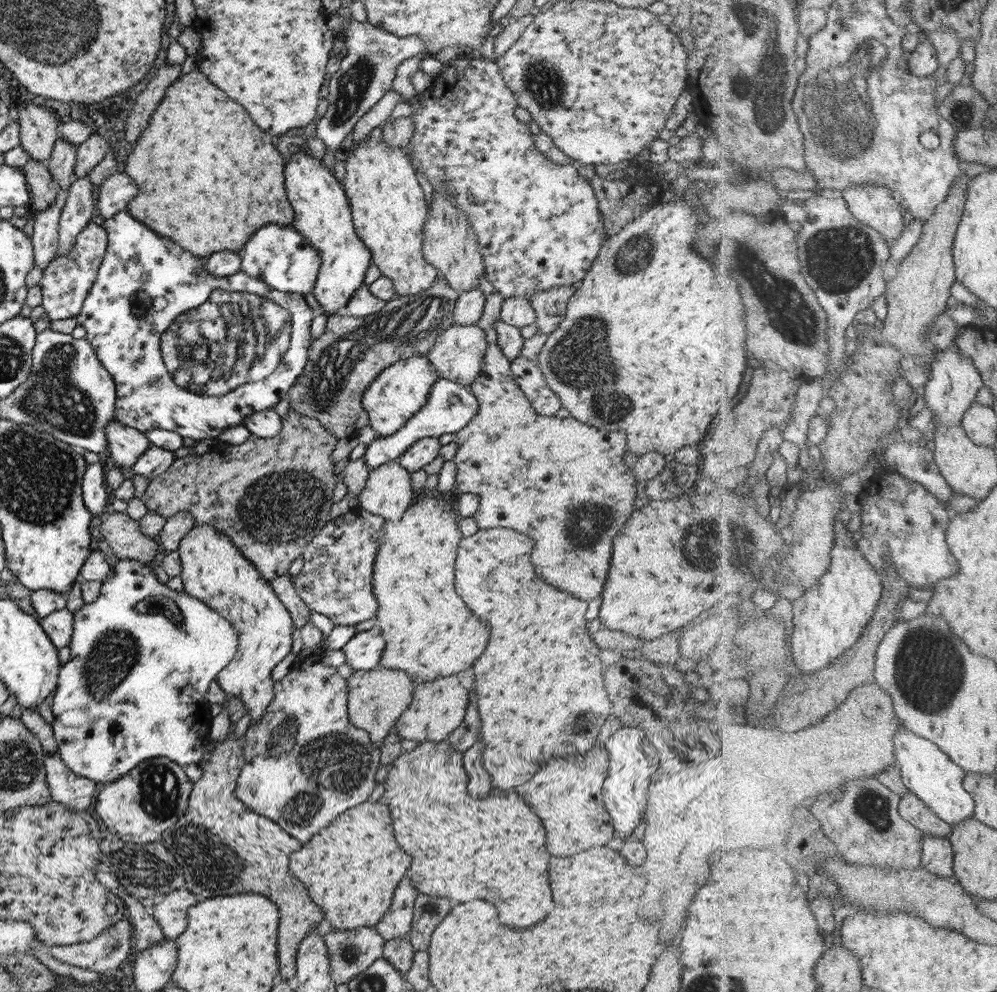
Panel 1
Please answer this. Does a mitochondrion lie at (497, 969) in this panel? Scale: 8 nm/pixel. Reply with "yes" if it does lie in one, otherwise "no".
no

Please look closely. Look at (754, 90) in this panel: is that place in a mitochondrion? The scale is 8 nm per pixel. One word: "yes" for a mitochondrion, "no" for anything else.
yes

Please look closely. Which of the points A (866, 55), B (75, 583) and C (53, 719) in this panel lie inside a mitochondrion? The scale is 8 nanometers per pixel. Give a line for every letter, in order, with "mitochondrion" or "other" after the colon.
A: mitochondrion
B: other
C: other

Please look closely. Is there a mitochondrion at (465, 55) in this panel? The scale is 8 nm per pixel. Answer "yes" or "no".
no

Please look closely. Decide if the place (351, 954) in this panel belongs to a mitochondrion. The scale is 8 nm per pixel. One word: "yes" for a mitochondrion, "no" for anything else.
yes

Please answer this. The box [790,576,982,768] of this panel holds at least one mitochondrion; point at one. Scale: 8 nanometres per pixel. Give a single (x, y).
(927, 672)

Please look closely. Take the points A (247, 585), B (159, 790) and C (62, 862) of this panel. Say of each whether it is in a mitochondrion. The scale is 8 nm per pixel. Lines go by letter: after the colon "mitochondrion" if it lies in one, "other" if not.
A: other
B: mitochondrion
C: other

